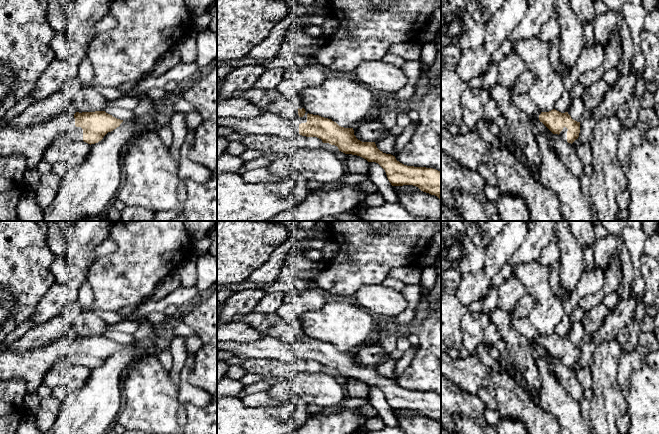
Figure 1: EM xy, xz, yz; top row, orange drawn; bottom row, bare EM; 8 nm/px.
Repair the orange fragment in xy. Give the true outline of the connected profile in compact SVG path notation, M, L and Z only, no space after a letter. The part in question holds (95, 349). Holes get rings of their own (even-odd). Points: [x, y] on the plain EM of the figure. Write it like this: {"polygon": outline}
{"polygon": "M105 335L95 336L76 336L74 339L69 337L61 338L46 346L37 348L27 353L17 354L14 352L0 352L0 381L9 379L22 379L26 383L26 394L33 394L42 385L44 375L51 369L53 364L59 359L71 358L75 364L84 365L88 368L98 367L108 357L120 350L123 344L117 343Z"}

